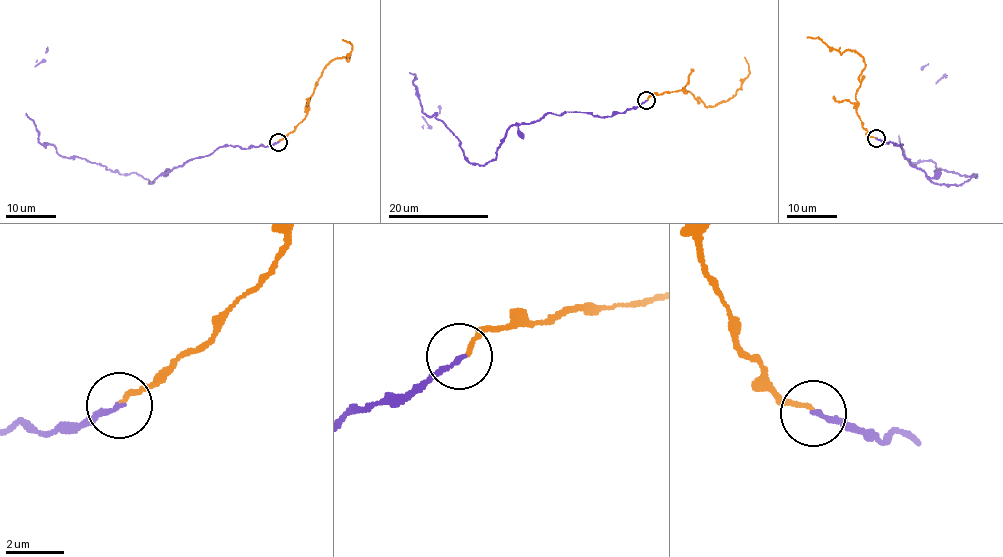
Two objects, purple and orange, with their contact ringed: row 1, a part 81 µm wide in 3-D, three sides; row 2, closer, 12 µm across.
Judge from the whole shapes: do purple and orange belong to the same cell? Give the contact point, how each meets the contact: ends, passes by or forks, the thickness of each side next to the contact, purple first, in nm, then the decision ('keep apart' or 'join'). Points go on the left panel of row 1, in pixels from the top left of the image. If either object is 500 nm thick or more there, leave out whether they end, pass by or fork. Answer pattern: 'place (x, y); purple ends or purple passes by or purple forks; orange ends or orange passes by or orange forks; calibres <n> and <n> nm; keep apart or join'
place (278, 142); purple ends; orange ends; calibres 180 and 120 nm; keep apart

